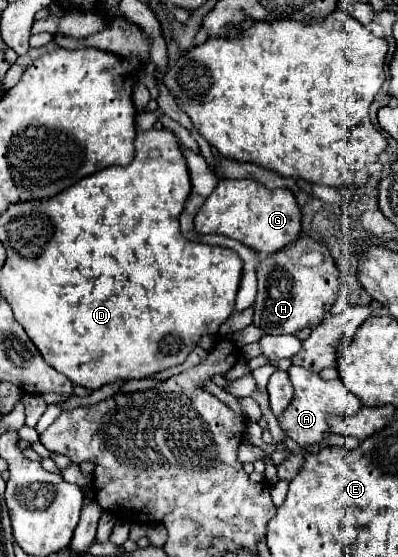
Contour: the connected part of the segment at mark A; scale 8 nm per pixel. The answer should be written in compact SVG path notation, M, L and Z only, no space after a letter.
M291 366L287 372L291 376L295 396L293 396L291 404L279 416L279 424L285 428L287 436L291 440L295 440L301 448L317 444L331 434L331 430L327 426L327 414L329 412L353 414L361 408L361 402L357 400L357 396L339 378L337 380L323 380L317 372L311 372L311 370L299 368L299 366Z

